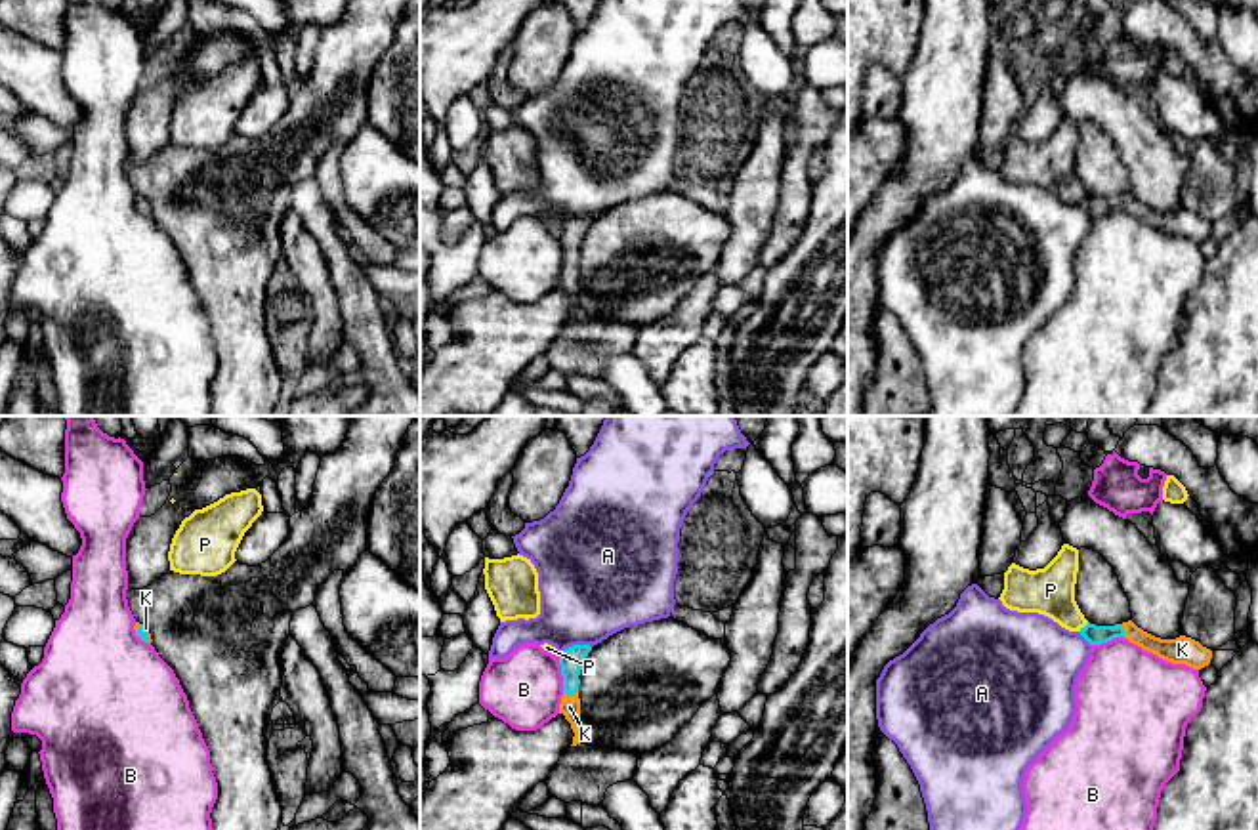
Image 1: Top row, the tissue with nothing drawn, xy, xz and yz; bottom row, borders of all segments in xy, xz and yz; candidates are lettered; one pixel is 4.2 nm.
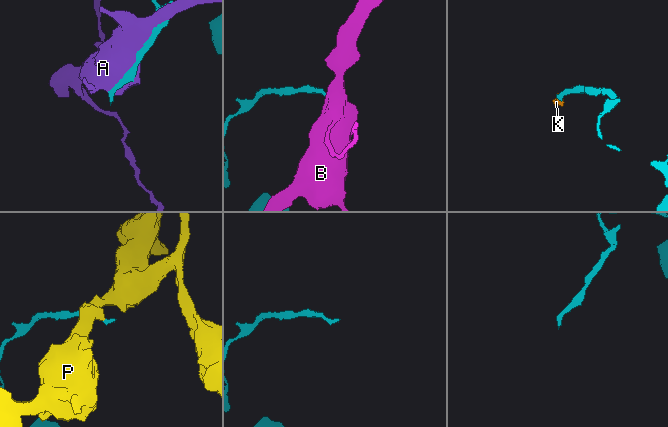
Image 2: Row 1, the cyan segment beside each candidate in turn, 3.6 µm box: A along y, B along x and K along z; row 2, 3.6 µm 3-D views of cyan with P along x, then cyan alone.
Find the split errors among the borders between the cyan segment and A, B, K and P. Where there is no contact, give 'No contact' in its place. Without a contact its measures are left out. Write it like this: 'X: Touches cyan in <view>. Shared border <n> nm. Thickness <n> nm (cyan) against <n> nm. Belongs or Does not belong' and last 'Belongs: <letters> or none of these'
A: Touches cyan in xz. Shared border 140 nm. Thickness 100 nm (cyan) against 420 nm. Does not belong
B: Touches cyan in xz. Shared border 150 nm. Thickness 100 nm (cyan) against 320 nm. Does not belong
K: Touches cyan in xz. Shared border 60 nm. Thickness 100 nm (cyan) against 90 nm. Belongs
P: Touches cyan in yz. Shared border 60 nm. Thickness 80 nm (cyan) against 200 nm. Does not belong
Belongs: K

